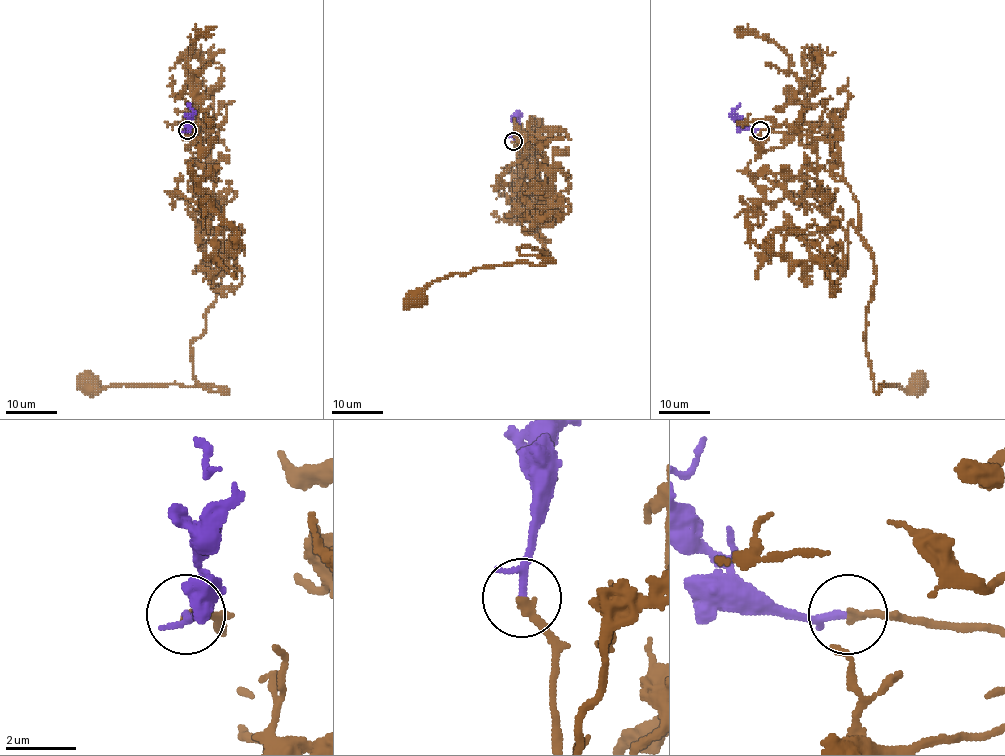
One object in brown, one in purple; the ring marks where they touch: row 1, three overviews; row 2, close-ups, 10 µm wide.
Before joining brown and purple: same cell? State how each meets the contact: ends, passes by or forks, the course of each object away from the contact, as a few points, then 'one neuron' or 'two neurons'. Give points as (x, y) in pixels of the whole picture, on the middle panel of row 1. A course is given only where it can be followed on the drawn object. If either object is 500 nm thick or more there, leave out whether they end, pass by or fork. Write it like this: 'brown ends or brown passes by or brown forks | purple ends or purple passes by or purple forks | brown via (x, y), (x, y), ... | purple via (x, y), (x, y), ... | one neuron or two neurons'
brown ends | purple passes by | brown via (513, 141), (518, 212), (549, 240), (547, 257), (517, 248), (553, 261), (452, 272), (416, 295) | purple via (513, 141), (515, 122), (520, 115), (515, 121) | one neuron

